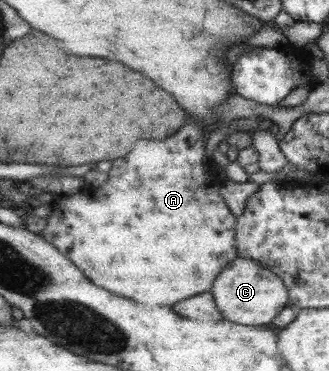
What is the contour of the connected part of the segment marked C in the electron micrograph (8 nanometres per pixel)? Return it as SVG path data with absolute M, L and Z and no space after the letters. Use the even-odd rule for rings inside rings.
M241 256L226 265L220 278L214 281L210 292L213 294L214 302L217 303L218 310L225 315L225 319L242 323L244 326L268 327L289 302L288 288L279 275L274 274L269 267L263 267L261 263Z

